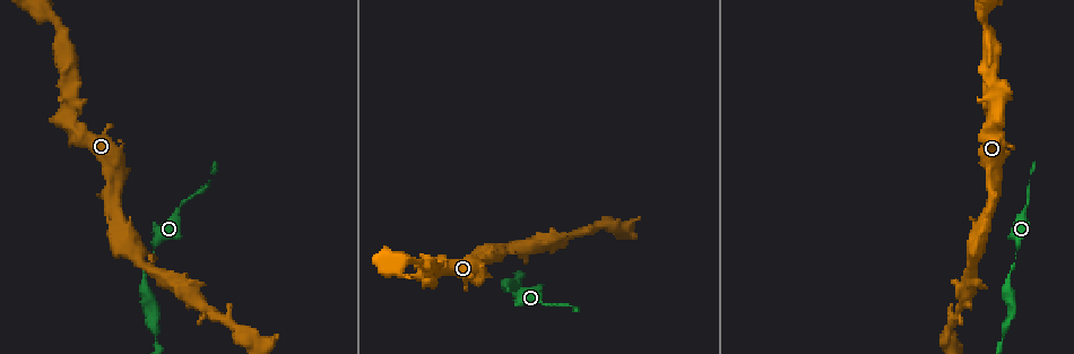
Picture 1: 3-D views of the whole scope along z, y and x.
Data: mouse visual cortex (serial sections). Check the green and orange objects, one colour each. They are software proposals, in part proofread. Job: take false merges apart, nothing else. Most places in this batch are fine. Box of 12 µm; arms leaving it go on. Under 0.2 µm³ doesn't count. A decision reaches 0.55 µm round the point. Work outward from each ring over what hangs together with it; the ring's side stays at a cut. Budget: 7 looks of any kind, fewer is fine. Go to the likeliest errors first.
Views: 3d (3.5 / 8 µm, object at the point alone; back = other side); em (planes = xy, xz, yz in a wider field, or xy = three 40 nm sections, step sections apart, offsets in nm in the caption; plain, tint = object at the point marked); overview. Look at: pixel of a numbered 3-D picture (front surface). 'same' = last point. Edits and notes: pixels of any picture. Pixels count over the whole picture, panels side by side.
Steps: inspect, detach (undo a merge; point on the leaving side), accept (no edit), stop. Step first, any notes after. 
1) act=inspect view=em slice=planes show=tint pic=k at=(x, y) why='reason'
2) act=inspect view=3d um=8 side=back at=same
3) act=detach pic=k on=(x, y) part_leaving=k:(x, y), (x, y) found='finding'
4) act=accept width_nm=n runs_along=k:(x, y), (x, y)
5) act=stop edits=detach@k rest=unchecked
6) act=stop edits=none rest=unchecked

act=inspect view=3d um=3.5 pic=1 at=(154, 250) why='thick turns thin'

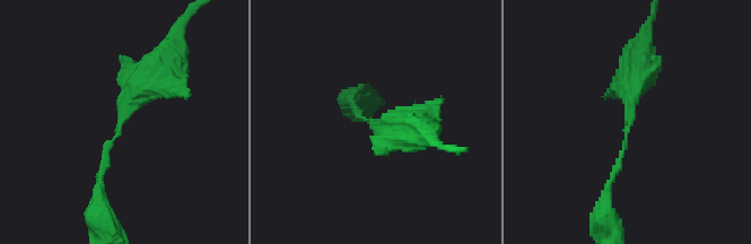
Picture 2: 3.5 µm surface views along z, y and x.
act=inspect view=em slice=planes show=tint pic=2 at=(119, 131) arm_widths_nm=100,450 why='now the EM'

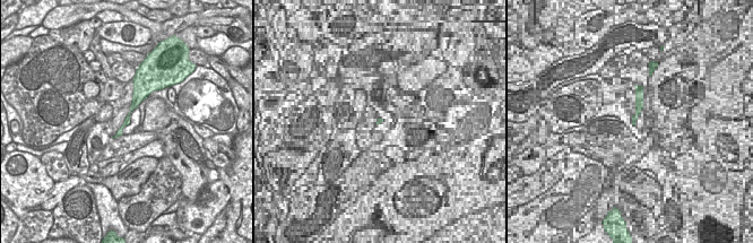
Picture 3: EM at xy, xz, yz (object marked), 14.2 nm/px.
act=accept width_nm=100 runs_along=2:(637, 71), (626, 147), (605, 199) found='one cell here'

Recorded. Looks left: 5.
act=inspect view=3d um=3.5 pic=1 at=(117, 171) why='calibre changes'

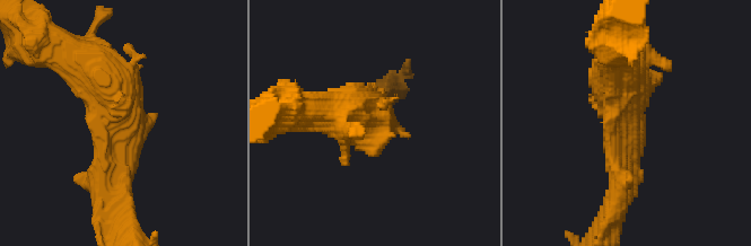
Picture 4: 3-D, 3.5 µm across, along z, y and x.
act=accept runs_along=4:(85, 62), (115, 96), (119, 208) found='one cell here'

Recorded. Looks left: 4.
act=inspect view=3d um=3.5 side=back pic=1 at=(1003, 338) why='thick turns thin'

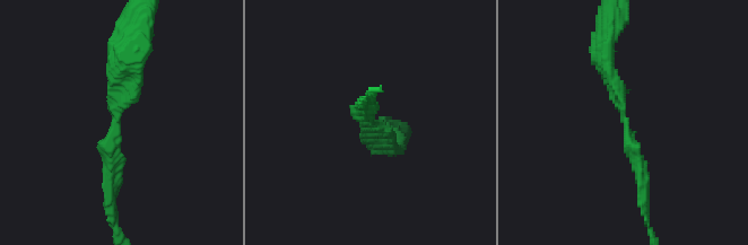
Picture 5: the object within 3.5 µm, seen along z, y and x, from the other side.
act=inspect view=em slice=xy step=2 show=tint pic=5 at=(622, 118) why='shape alone is not enough'

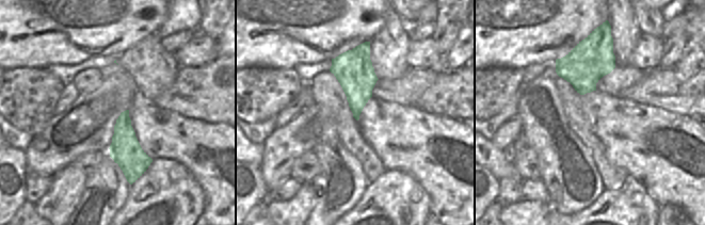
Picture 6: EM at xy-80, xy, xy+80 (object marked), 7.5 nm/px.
act=accept runs_along=5:(603, 45), (642, 167) found='one cell here'

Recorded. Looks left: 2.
act=stop edits=none rest=unchecked

